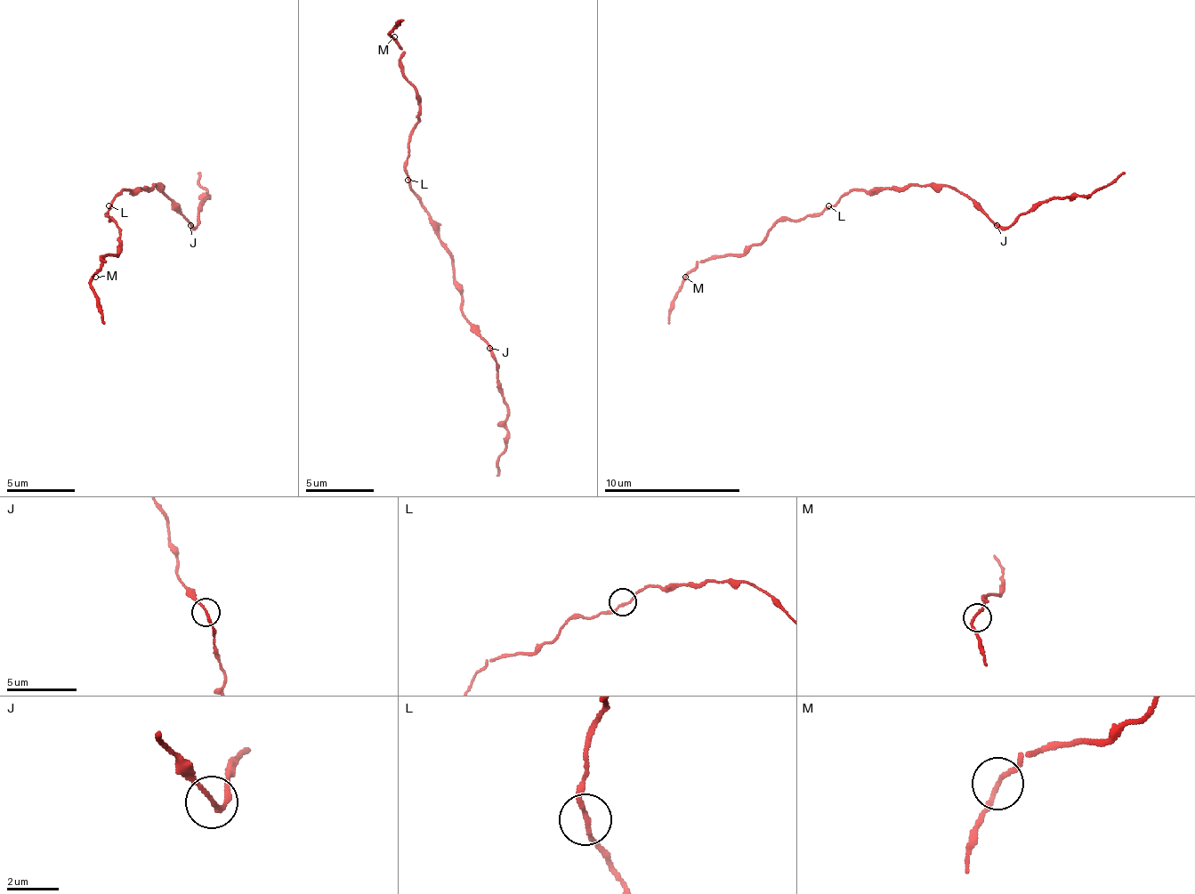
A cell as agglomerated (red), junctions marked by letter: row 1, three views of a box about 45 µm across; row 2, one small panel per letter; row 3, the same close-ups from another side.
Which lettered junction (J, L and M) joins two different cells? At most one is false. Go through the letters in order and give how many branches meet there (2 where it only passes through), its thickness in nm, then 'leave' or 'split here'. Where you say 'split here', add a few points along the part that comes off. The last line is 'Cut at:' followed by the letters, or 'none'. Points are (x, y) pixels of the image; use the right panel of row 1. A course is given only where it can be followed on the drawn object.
J: 2 | 170 nm | leave
L: 2 | 170 nm | leave
M: 2 | 170 nm | leave
Cut at: none

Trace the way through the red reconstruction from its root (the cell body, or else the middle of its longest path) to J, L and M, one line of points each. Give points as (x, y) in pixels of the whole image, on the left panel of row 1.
J: (140, 188), (160, 185), (173, 208), (190, 226)
L: (140, 188), (126, 188), (109, 205)
M: (140, 188), (126, 188), (112, 202), (109, 219), (119, 229), (119, 249), (102, 260), (102, 267), (95, 277)

